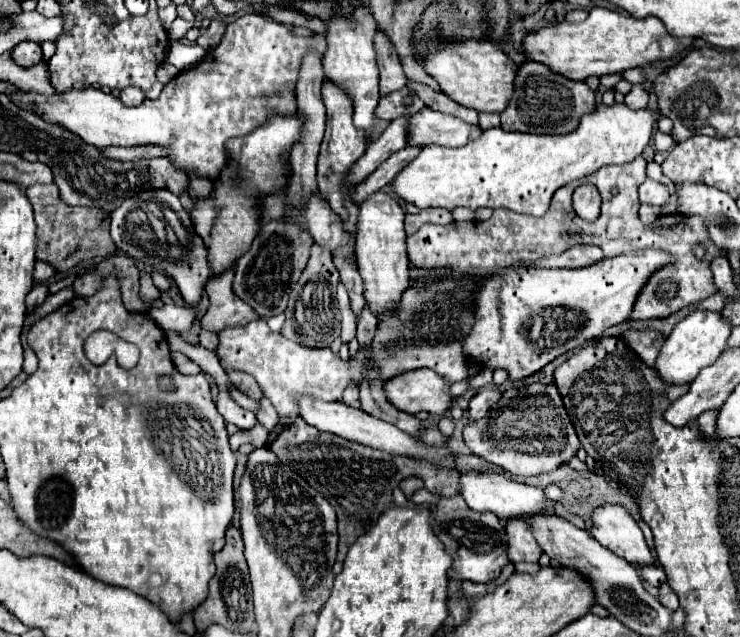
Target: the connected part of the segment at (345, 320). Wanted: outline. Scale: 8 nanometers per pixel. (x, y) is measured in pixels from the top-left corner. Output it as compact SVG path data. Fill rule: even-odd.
M342 282L338 286L338 302L340 302L340 312L342 312L342 344L350 344L350 340L356 338L356 318L350 310L348 292Z

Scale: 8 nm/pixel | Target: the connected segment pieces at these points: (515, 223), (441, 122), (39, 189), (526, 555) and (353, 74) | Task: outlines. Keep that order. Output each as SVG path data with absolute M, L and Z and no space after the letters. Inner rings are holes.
M642 156L632 162L620 166L604 166L598 172L574 180L562 186L550 204L550 210L542 218L516 214L504 208L494 210L492 218L486 222L450 222L446 226L424 224L416 234L408 236L408 258L414 268L424 270L442 270L442 272L464 272L464 274L494 274L502 268L514 266L516 262L536 262L544 256L562 254L564 250L576 244L594 244L600 246L606 258L620 256L624 252L636 252L644 248L658 248L668 252L670 264L662 266L642 292L638 292L638 300L634 302L632 320L652 320L652 318L668 318L670 314L700 302L718 292L714 284L714 276L710 272L710 260L714 256L722 256L722 252L714 252L714 244L706 240L706 224L698 220L698 216L684 214L668 214L660 216L654 224L642 224L638 218L638 186L646 180L646 160ZM580 184L594 184L602 194L602 212L596 222L584 222L572 208L572 192ZM612 188L618 188L618 194L612 194ZM700 242L706 246L706 258L696 260L692 254L692 246Z
M422 108L410 118L410 146L464 146L480 134L480 126L430 108Z
M36 184L26 190L26 196L34 208L36 220L36 260L50 264L56 272L66 272L86 258L108 258L116 252L116 244L110 238L110 214L98 208L66 206L58 194L56 184Z
M508 520L506 524L508 534L508 560L510 562L538 562L542 548L538 546L532 530L522 520Z
M356 8L354 16L332 16L326 20L326 56L322 58L324 74L336 86L340 86L354 100L354 124L372 134L374 108L380 100L378 94L378 64L374 52L374 34L378 30L376 20L366 12L366 8Z

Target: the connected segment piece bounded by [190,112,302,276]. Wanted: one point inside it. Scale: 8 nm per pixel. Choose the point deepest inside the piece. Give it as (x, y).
(226, 220)

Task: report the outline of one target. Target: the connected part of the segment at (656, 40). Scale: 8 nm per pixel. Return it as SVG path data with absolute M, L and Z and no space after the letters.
M592 8L584 22L552 22L536 32L528 32L522 48L526 60L546 64L550 70L566 76L568 80L582 82L588 76L604 76L624 72L628 68L644 66L650 62L666 60L686 50L692 38L674 38L666 32L658 18L636 20L626 12Z

